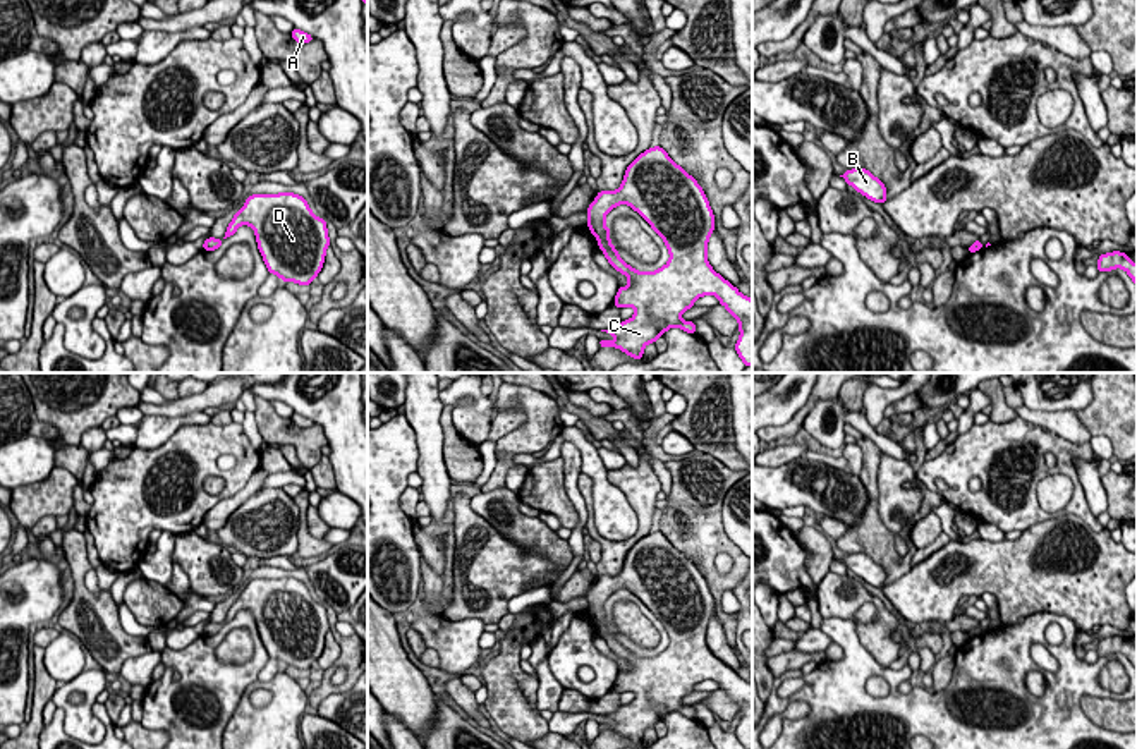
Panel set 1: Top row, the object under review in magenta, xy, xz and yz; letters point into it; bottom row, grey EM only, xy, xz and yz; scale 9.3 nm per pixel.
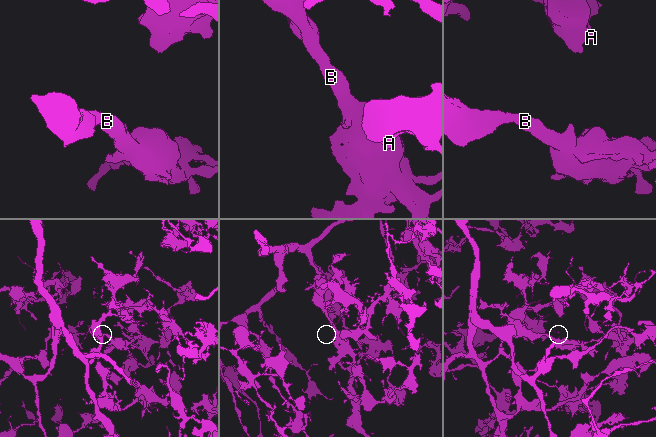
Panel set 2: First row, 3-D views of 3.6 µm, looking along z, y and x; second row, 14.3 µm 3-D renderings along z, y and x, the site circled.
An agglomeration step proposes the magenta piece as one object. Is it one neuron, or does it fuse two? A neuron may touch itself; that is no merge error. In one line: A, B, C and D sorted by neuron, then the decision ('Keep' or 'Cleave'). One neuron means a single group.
Groups: A B C D. Keep

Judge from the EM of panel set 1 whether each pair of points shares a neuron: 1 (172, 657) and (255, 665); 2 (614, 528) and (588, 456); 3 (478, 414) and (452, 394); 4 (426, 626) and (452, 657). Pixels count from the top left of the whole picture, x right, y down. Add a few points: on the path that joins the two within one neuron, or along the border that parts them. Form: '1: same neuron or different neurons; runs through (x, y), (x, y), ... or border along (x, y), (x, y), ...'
1: same neuron; runs through (193, 663), (203, 672), (234, 672)
2: same neuron; runs through (612, 511), (598, 485), (596, 473)
3: same neuron; runs through (478, 404), (469, 392), (462, 392)
4: same neuron; runs through (431, 633), (449, 650)

